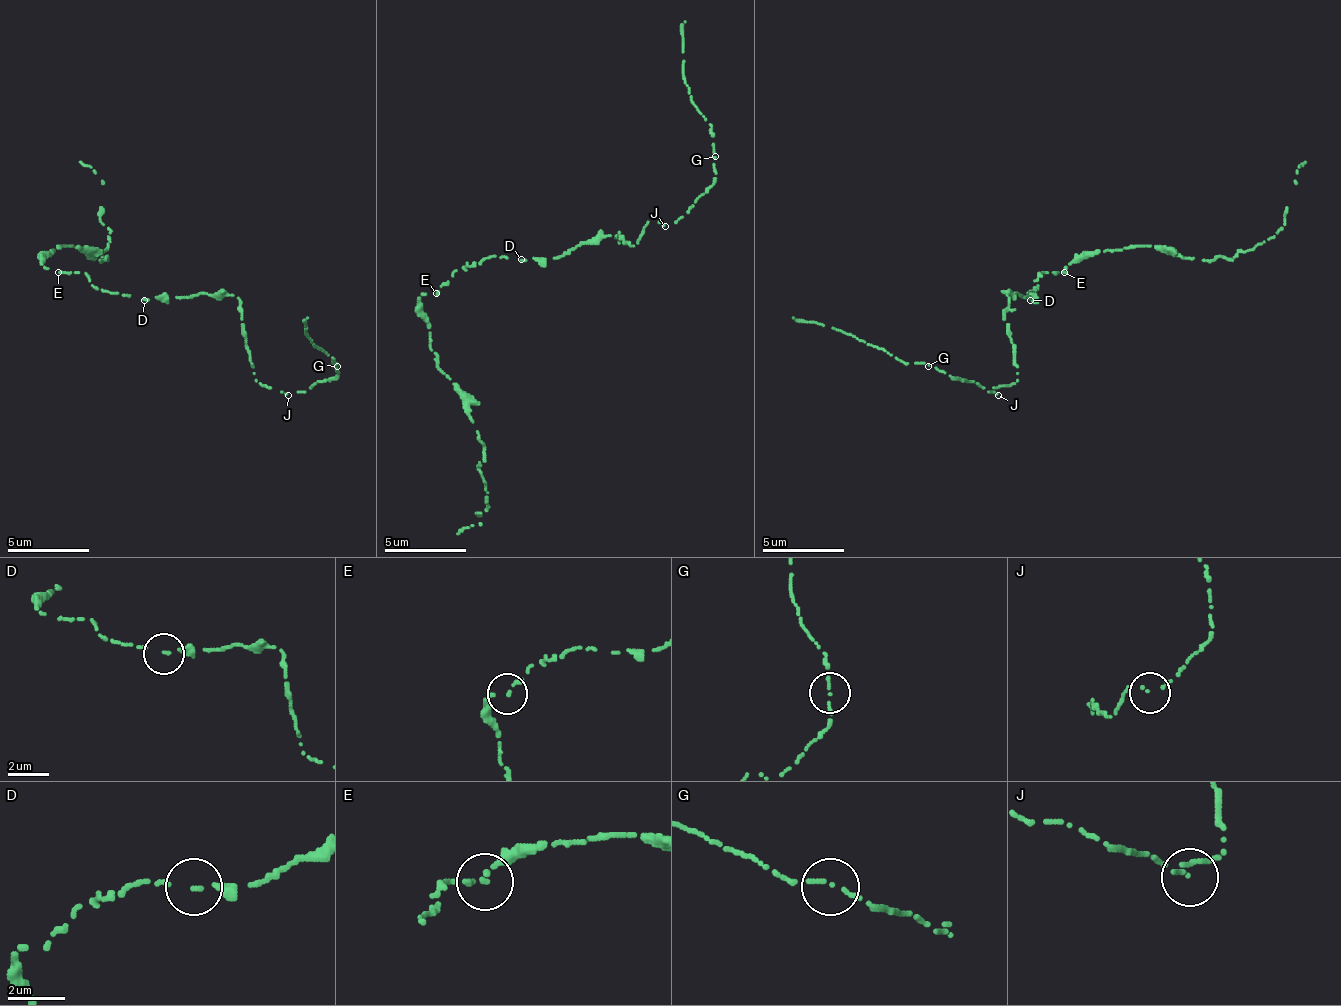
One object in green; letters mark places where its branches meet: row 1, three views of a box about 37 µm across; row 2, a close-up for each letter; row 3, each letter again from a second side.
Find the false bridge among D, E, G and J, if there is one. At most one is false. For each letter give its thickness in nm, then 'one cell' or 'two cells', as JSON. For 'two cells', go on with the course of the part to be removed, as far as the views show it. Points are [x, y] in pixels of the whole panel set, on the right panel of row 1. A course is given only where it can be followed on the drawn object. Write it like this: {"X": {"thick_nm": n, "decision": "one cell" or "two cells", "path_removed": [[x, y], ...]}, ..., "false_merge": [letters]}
{"D": {"thick_nm": 170, "decision": "one cell"}, "E": {"thick_nm": 200, "decision": "one cell"}, "G": {"thick_nm": 180, "decision": "one cell"}, "J": {"thick_nm": 160, "decision": "one cell"}, "false_merge": []}

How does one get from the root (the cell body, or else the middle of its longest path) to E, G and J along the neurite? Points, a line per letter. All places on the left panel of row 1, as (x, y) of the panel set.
E: (168, 296), (144, 300), (123, 296), (119, 292), (103, 292), (78, 271), (57, 271)
G: (168, 296), (234, 296), (242, 312), (247, 354), (263, 386), (288, 395), (304, 391), (337, 378), (337, 366)
J: (168, 296), (197, 296), (201, 292), (234, 296), (242, 312), (242, 333), (255, 378), (263, 386), (288, 395)

